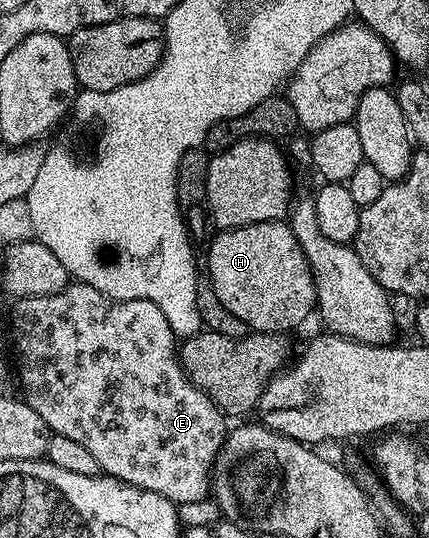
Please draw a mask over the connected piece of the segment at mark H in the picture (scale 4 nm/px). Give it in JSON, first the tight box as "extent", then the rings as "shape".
{"extent":[206,222,318,333],"shape":[[[289,222],[253,223],[222,229],[217,234],[209,240],[206,267],[210,270],[210,287],[228,314],[247,323],[254,333],[290,333],[310,311],[312,315],[318,301],[314,274]]]}

